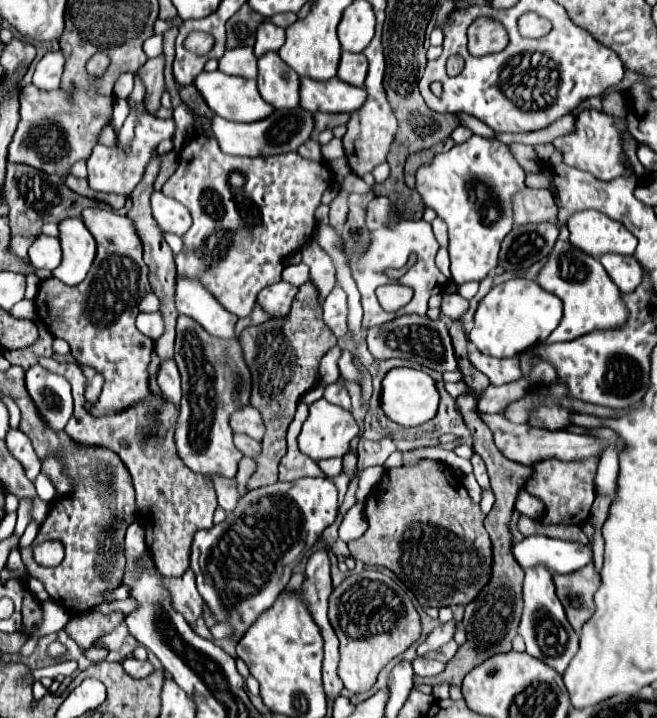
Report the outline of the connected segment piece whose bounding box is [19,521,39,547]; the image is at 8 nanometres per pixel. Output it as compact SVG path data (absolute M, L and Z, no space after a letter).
M30 522L23 536L20 538L19 546L28 547L33 543L39 531L39 527L35 522Z

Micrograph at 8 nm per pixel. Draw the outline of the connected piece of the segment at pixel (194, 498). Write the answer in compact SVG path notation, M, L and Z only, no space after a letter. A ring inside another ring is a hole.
M39 358L39 364L49 372L57 372L67 378L73 386L75 412L65 426L69 438L81 448L103 446L113 450L121 462L127 466L133 486L137 492L137 510L141 520L145 520L145 536L151 558L163 576L181 576L189 568L189 546L193 534L201 528L213 526L213 512L217 508L217 496L213 486L205 482L199 474L193 474L185 462L179 458L175 448L175 426L179 406L149 392L145 402L137 402L129 406L121 416L105 416L93 418L85 410L85 376L77 364L57 362L53 358ZM155 530L157 530L157 546L155 546Z

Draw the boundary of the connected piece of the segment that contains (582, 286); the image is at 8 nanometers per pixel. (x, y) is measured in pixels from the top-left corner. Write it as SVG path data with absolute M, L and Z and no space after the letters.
M557 240L553 246L545 266L537 274L537 284L541 284L547 292L555 294L563 302L563 320L561 324L551 332L551 336L545 340L545 346L555 342L567 342L575 340L587 332L593 330L609 330L617 328L625 322L627 310L621 302L621 292L601 266L601 262L577 246L571 246L571 242Z

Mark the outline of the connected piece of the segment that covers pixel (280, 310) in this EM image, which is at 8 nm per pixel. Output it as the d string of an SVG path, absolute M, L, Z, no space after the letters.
M277 282L273 286L267 286L257 296L257 302L263 306L265 312L269 312L273 318L281 318L289 312L293 298L297 294L297 288L287 282Z

